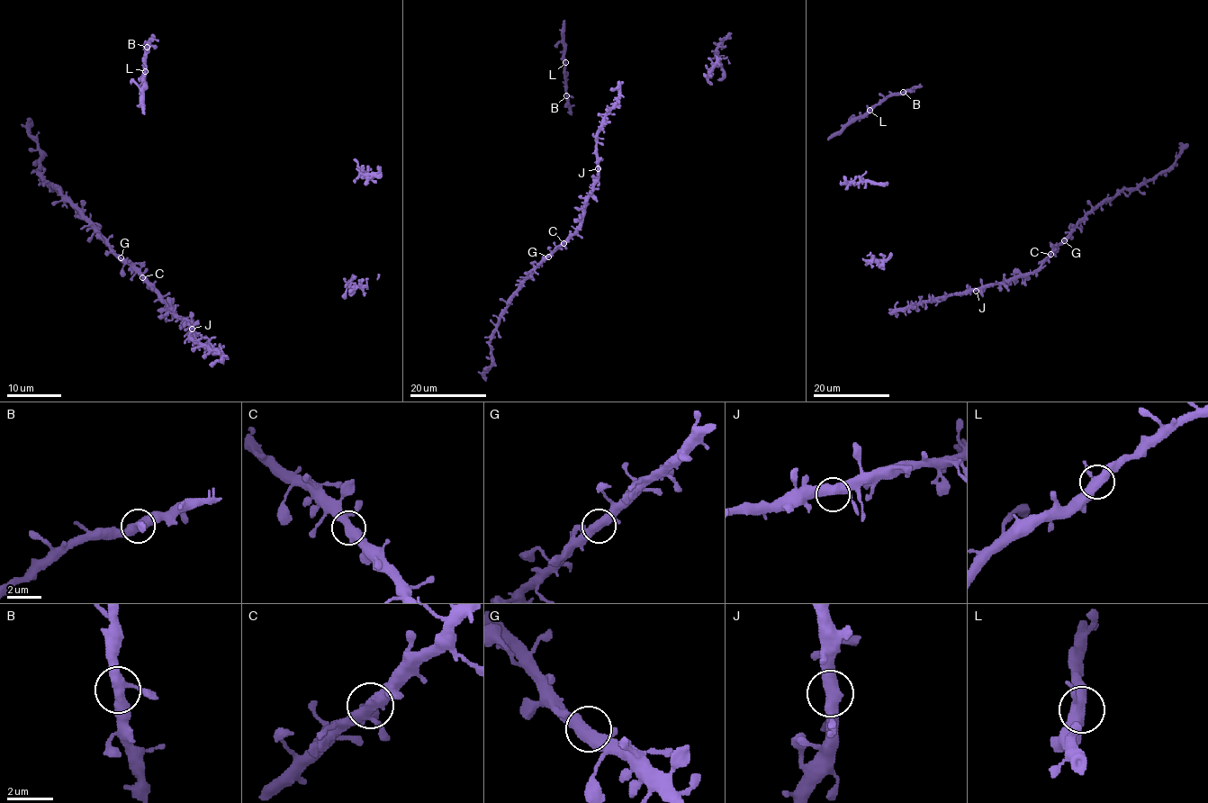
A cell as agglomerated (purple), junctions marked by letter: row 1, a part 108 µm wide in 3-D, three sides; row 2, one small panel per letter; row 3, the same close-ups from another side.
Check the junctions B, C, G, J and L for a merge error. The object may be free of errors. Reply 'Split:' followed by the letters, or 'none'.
Split: none

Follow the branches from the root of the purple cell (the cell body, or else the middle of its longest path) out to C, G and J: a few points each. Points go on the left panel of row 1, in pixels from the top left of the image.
C: (227, 355), (221, 356), (197, 342), (190, 336), (190, 324), (142, 277)
G: (227, 355), (221, 356), (197, 342), (190, 336), (190, 324), (121, 257)
J: (227, 355), (221, 356), (197, 342), (190, 336), (192, 329)

